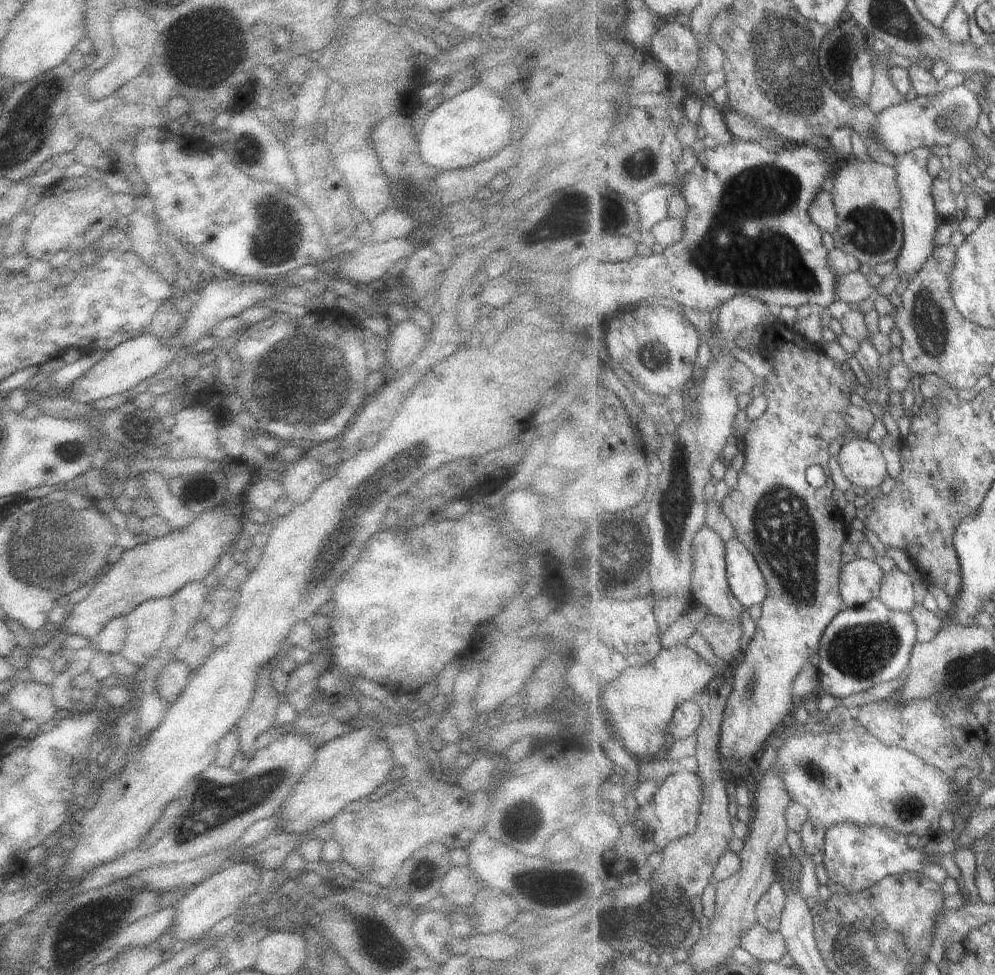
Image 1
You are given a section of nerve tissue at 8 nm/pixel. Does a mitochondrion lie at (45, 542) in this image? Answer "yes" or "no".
yes

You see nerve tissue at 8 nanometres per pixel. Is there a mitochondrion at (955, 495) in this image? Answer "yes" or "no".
yes

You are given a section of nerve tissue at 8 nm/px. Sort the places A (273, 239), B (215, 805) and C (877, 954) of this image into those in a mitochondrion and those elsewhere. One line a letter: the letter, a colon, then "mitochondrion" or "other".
A: mitochondrion
B: mitochondrion
C: mitochondrion

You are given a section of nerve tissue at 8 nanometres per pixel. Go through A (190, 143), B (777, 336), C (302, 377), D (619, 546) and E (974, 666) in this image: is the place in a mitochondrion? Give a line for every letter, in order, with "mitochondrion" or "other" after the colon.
A: other
B: other
C: mitochondrion
D: mitochondrion
E: mitochondrion

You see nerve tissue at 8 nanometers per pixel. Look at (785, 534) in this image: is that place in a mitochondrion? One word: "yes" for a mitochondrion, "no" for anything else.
yes

